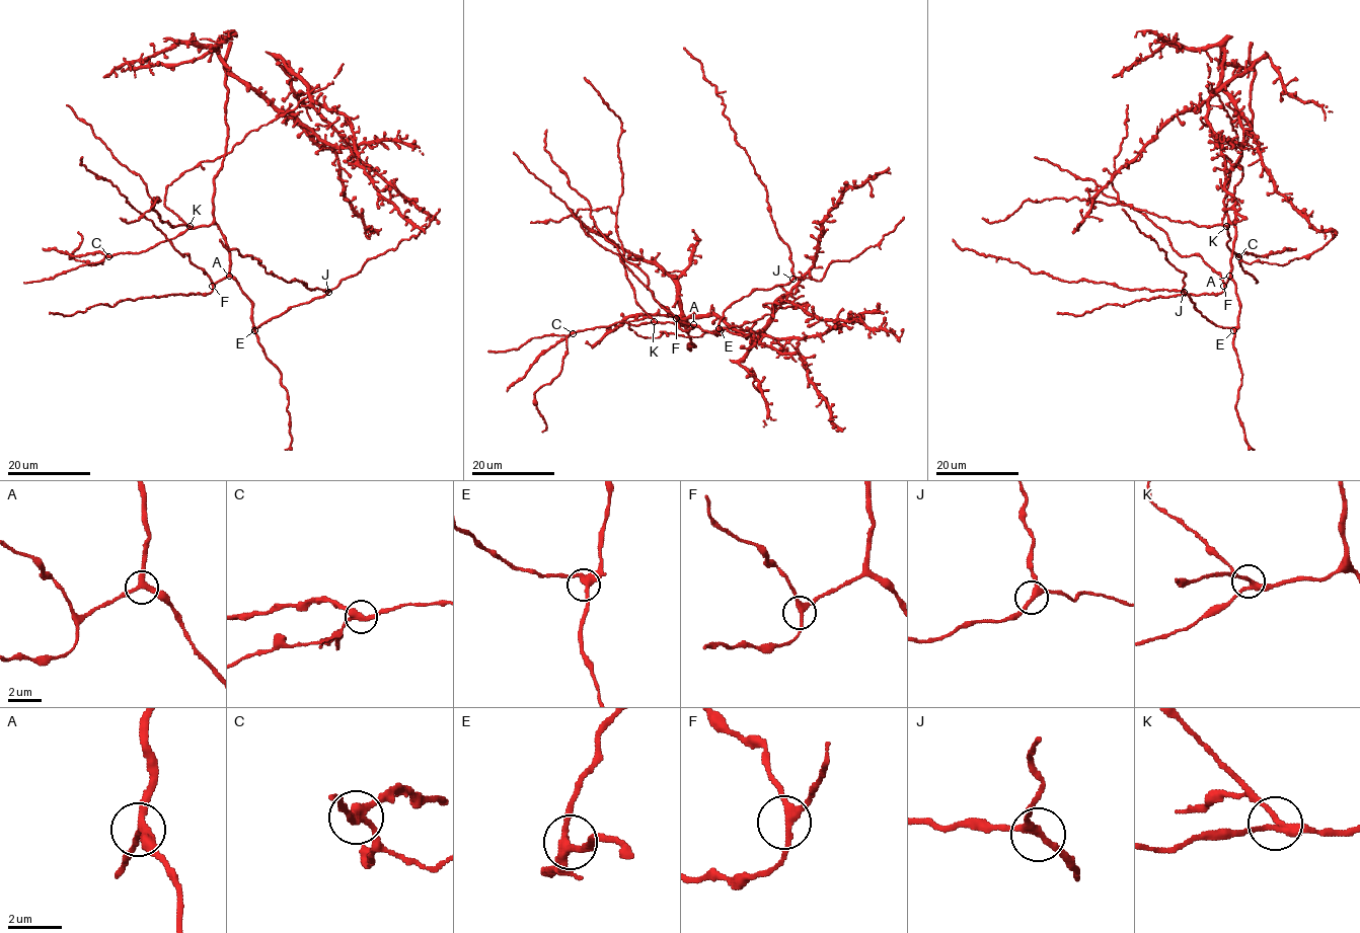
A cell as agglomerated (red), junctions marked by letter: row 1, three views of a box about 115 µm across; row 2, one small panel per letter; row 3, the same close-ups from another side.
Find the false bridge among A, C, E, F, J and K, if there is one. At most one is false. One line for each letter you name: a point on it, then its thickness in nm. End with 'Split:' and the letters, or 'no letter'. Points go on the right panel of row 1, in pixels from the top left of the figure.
C: (1238, 256) | 280 nm
Split: C

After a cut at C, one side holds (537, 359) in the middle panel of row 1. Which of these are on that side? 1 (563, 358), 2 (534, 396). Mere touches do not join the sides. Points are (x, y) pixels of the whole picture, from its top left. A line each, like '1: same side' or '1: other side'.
1: other side
2: other side

